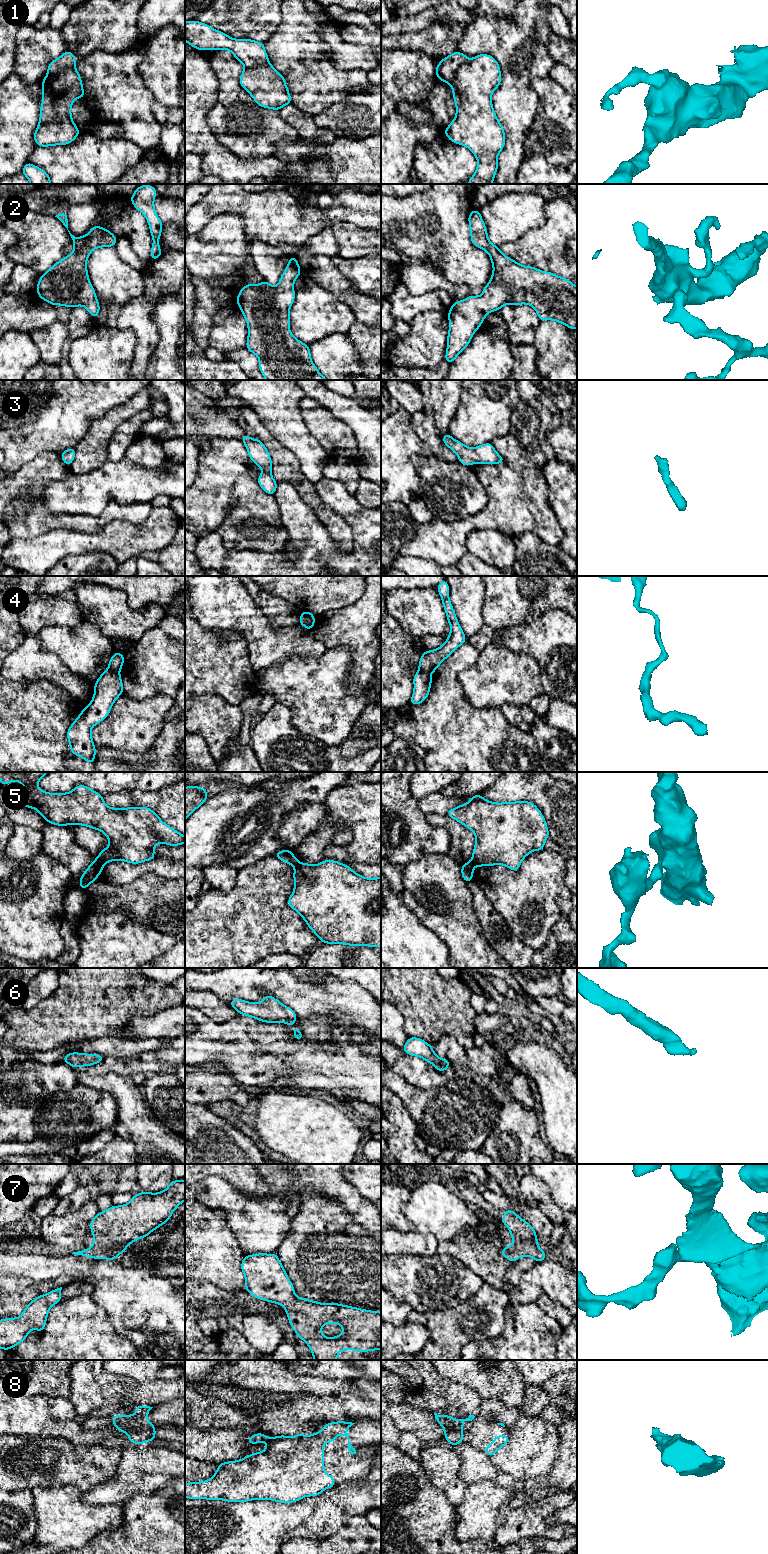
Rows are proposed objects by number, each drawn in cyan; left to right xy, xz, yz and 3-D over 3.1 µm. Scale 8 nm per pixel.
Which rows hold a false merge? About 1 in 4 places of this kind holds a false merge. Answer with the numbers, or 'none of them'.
1, 4, 5

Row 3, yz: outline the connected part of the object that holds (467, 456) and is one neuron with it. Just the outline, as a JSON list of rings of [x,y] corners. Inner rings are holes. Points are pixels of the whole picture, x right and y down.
[[[447,432],[443,435],[443,443],[458,455],[459,463],[465,466],[470,466],[476,462],[483,465],[501,464],[505,461],[505,459],[495,451],[491,442],[471,448],[455,440]]]

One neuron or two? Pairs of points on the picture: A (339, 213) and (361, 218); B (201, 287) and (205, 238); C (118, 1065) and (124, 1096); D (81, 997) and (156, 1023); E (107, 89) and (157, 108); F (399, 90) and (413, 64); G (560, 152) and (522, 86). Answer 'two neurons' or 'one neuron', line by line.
A: one neuron
B: two neurons
C: two neurons
D: two neurons
E: two neurons
F: one neuron
G: two neurons

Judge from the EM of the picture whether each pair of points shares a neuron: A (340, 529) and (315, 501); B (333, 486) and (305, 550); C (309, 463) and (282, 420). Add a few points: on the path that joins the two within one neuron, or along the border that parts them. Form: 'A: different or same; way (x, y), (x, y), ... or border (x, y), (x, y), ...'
A: same; way (333, 522), (320, 508)
B: same; way (350, 513), (355, 543), (348, 550), (332, 550)
C: same; way (309, 452), (291, 431)

